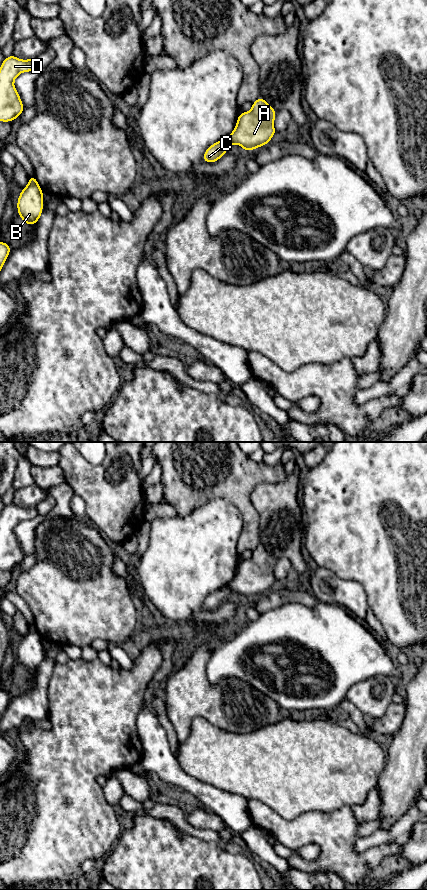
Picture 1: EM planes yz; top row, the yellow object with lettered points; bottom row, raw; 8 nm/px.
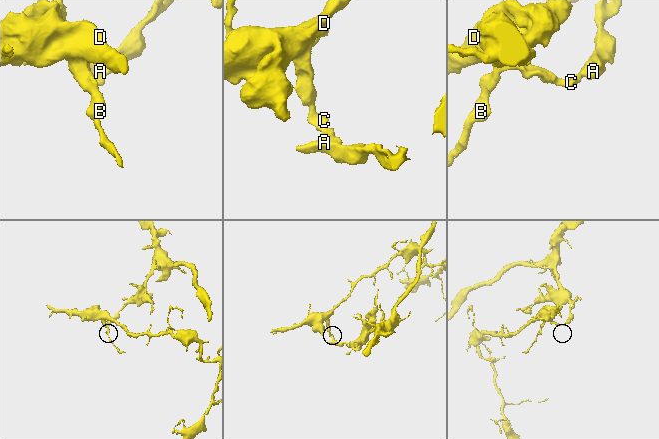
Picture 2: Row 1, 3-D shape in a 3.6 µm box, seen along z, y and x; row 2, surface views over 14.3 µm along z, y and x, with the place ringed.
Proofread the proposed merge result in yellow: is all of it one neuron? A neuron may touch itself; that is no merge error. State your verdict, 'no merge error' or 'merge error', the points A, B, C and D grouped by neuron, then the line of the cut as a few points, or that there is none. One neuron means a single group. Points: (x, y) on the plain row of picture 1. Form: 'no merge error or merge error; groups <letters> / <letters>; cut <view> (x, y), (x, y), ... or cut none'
merge error; groups A / B C D; cut yz (228, 585), (232, 591)

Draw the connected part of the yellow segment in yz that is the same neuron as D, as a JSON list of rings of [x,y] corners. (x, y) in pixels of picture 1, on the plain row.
[[[11,503],[3,508],[0,515],[0,569],[15,568],[25,558],[14,528],[22,520],[30,520],[37,515],[36,506],[22,508]]]

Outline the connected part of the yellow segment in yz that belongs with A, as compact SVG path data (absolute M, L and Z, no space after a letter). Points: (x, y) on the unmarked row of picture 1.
M261 544L252 551L252 557L238 563L235 577L228 585L232 592L250 599L268 592L276 581L275 559Z

